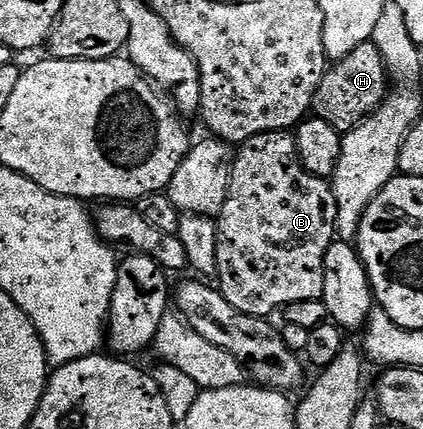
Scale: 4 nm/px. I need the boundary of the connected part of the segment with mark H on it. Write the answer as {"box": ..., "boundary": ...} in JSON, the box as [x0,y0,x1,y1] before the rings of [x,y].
{"box":[311,43,389,134],"boundary":[[[373,43],[362,44],[353,50],[353,54],[345,54],[345,58],[334,61],[321,78],[321,86],[317,86],[317,94],[313,94],[311,112],[314,119],[329,122],[341,134],[351,132],[365,117],[378,110],[387,98],[389,77],[387,67]]]}

